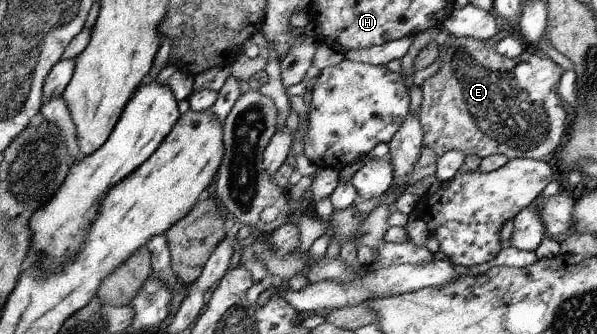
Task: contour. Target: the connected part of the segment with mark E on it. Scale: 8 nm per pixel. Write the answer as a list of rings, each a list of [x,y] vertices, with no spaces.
[[[453,37],[451,52],[442,60],[437,73],[420,85],[422,92],[421,128],[423,146],[433,148],[437,157],[451,150],[475,154],[479,158],[503,154],[509,159],[544,160],[559,148],[561,138],[567,133],[567,108],[557,93],[562,67],[545,53],[525,49],[514,59],[496,51],[483,39]]]

